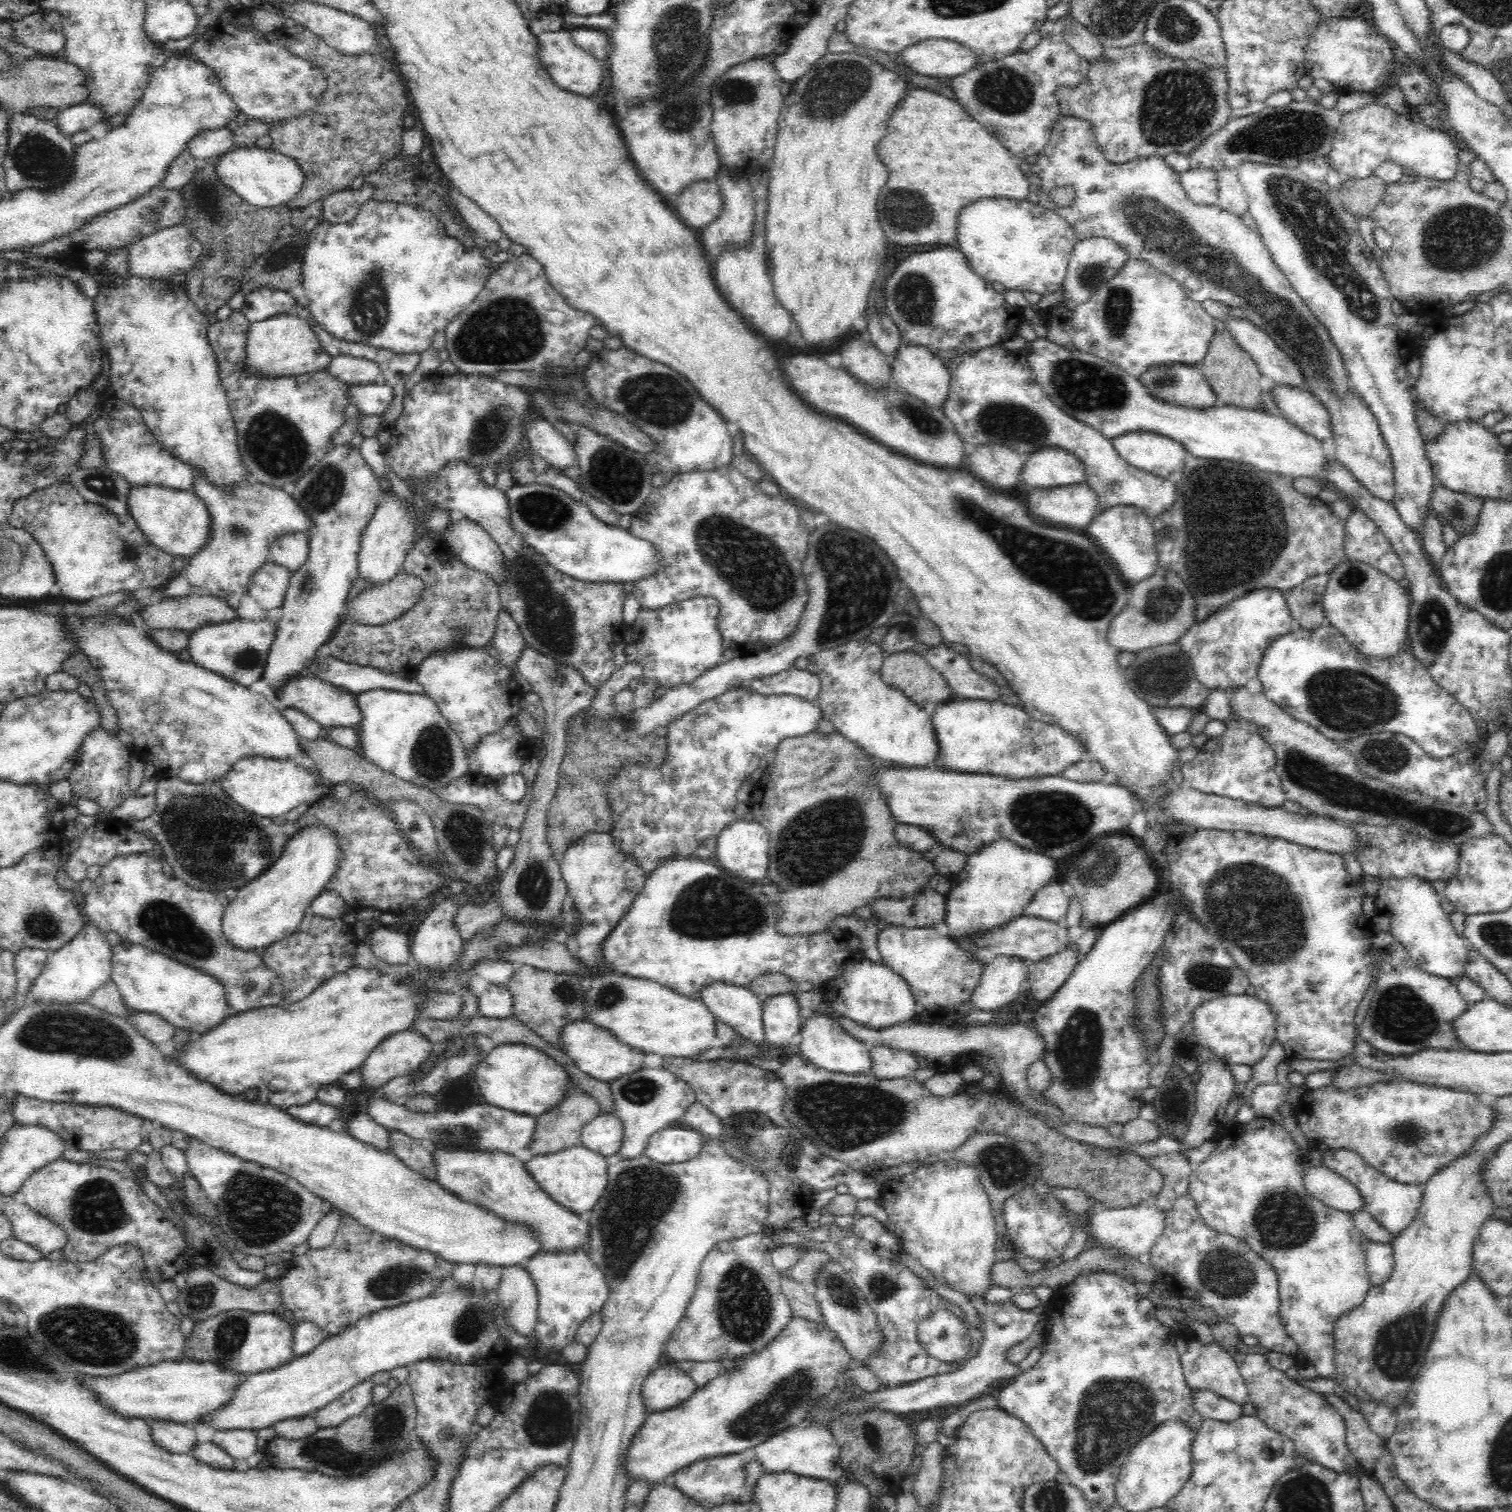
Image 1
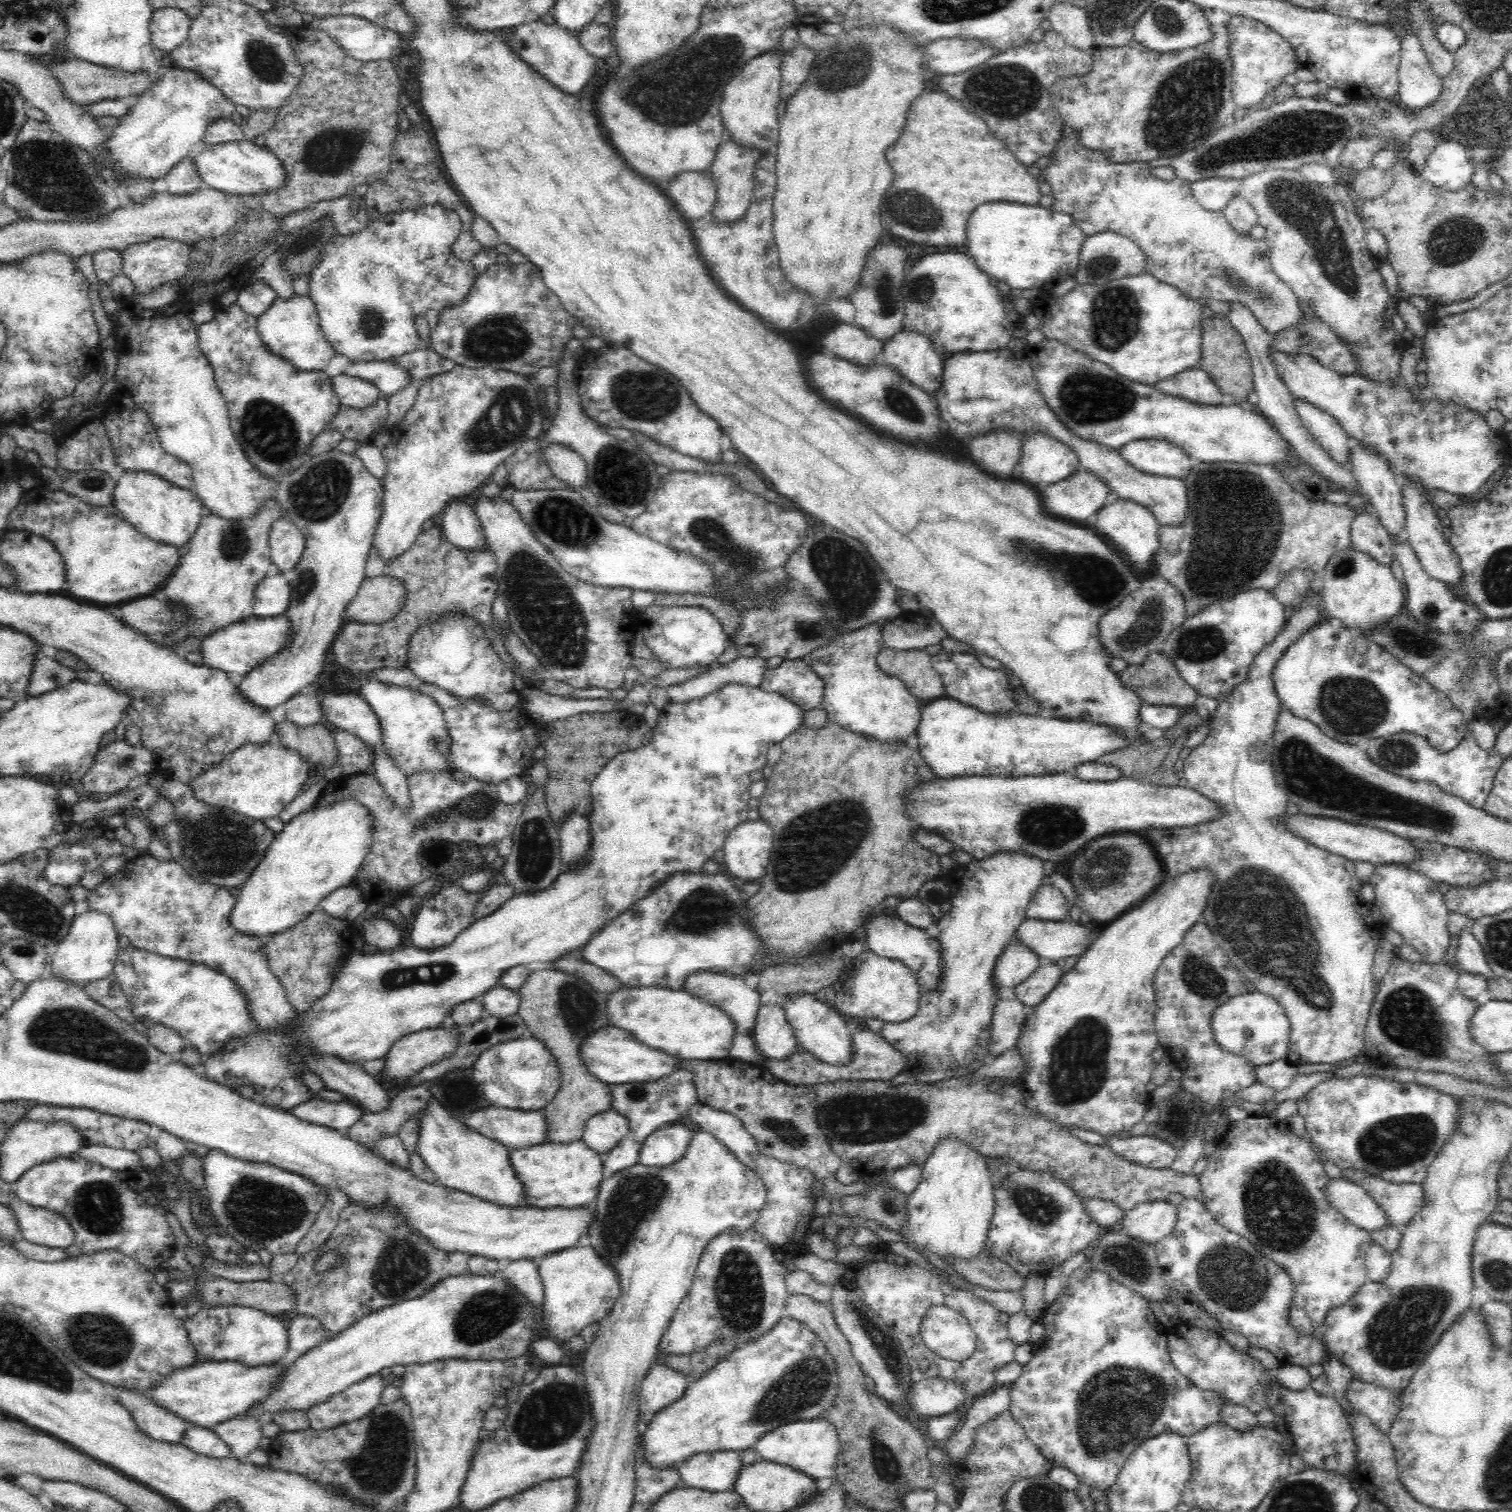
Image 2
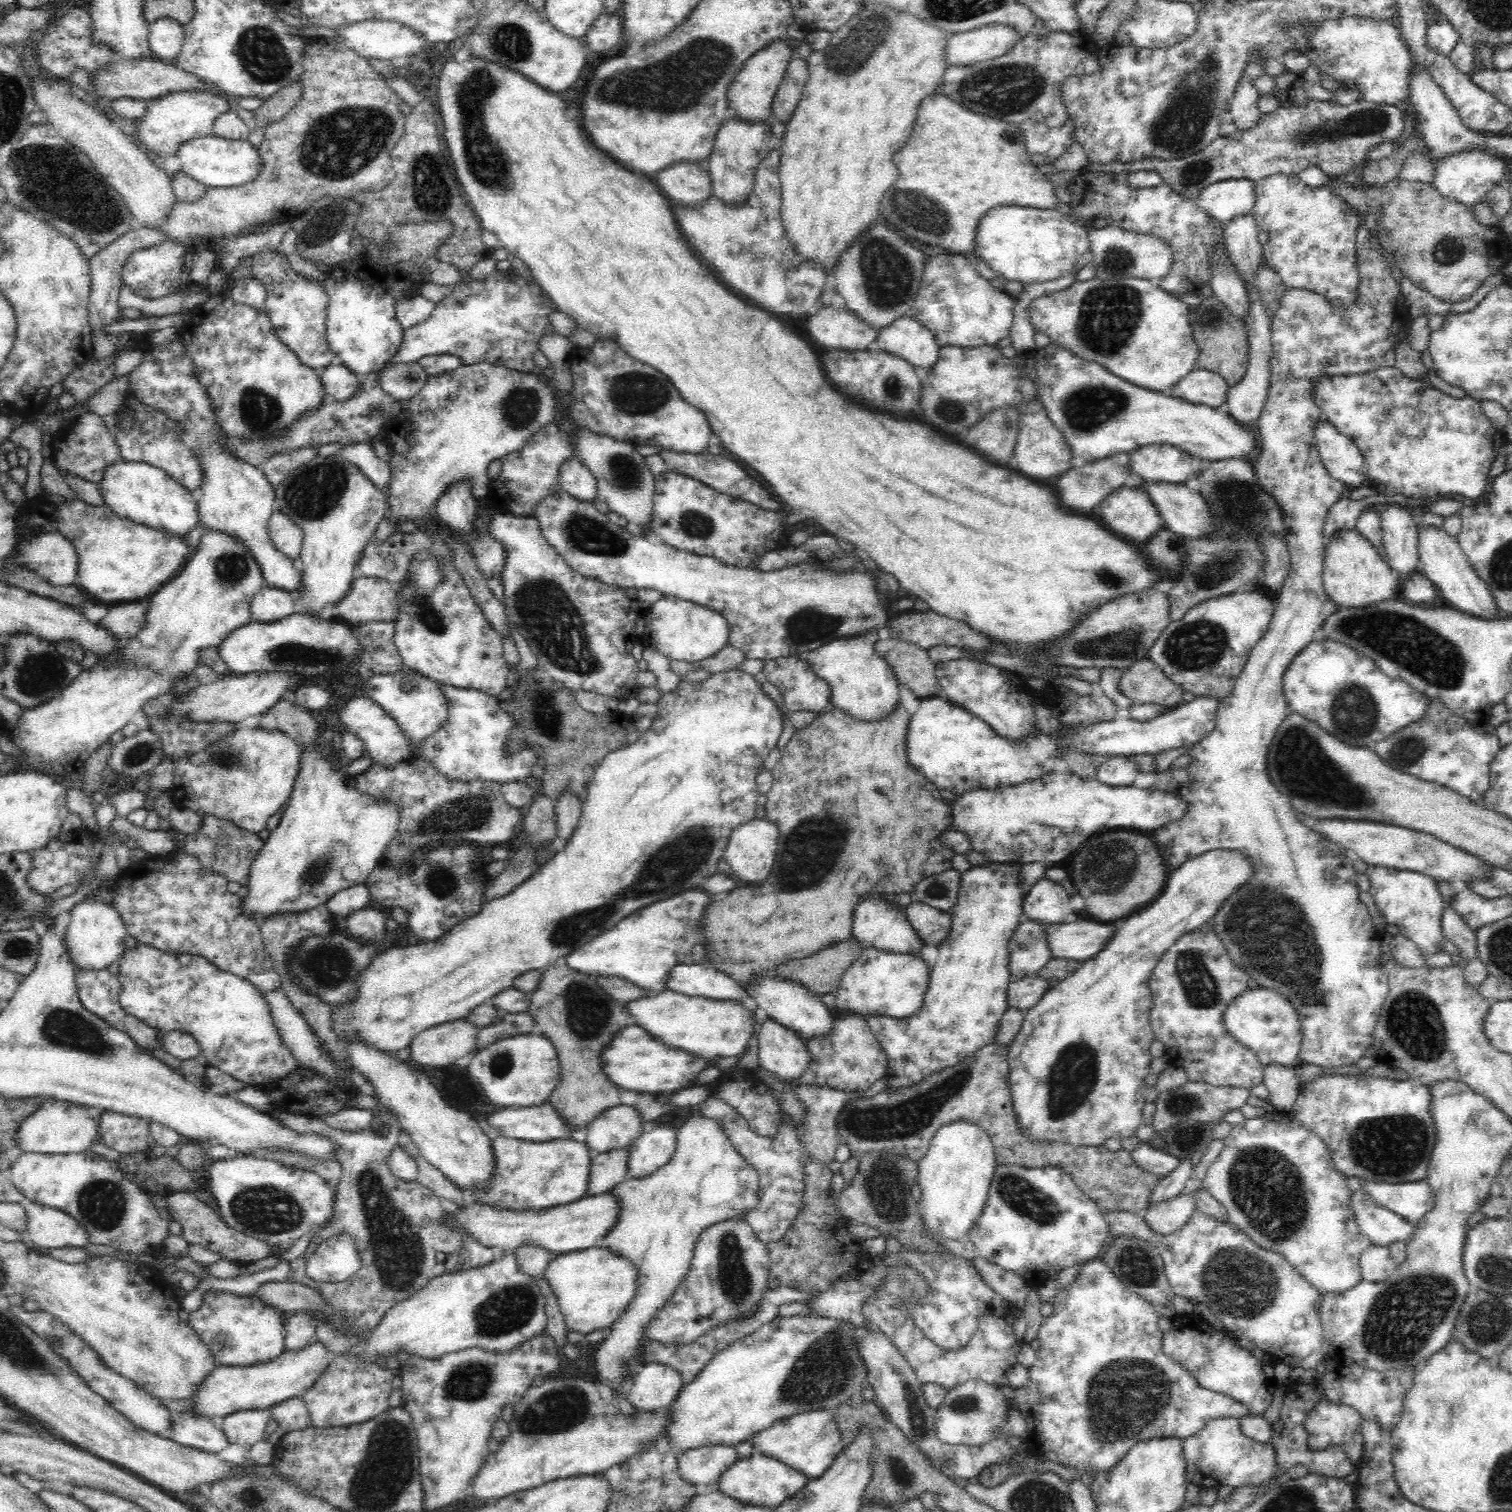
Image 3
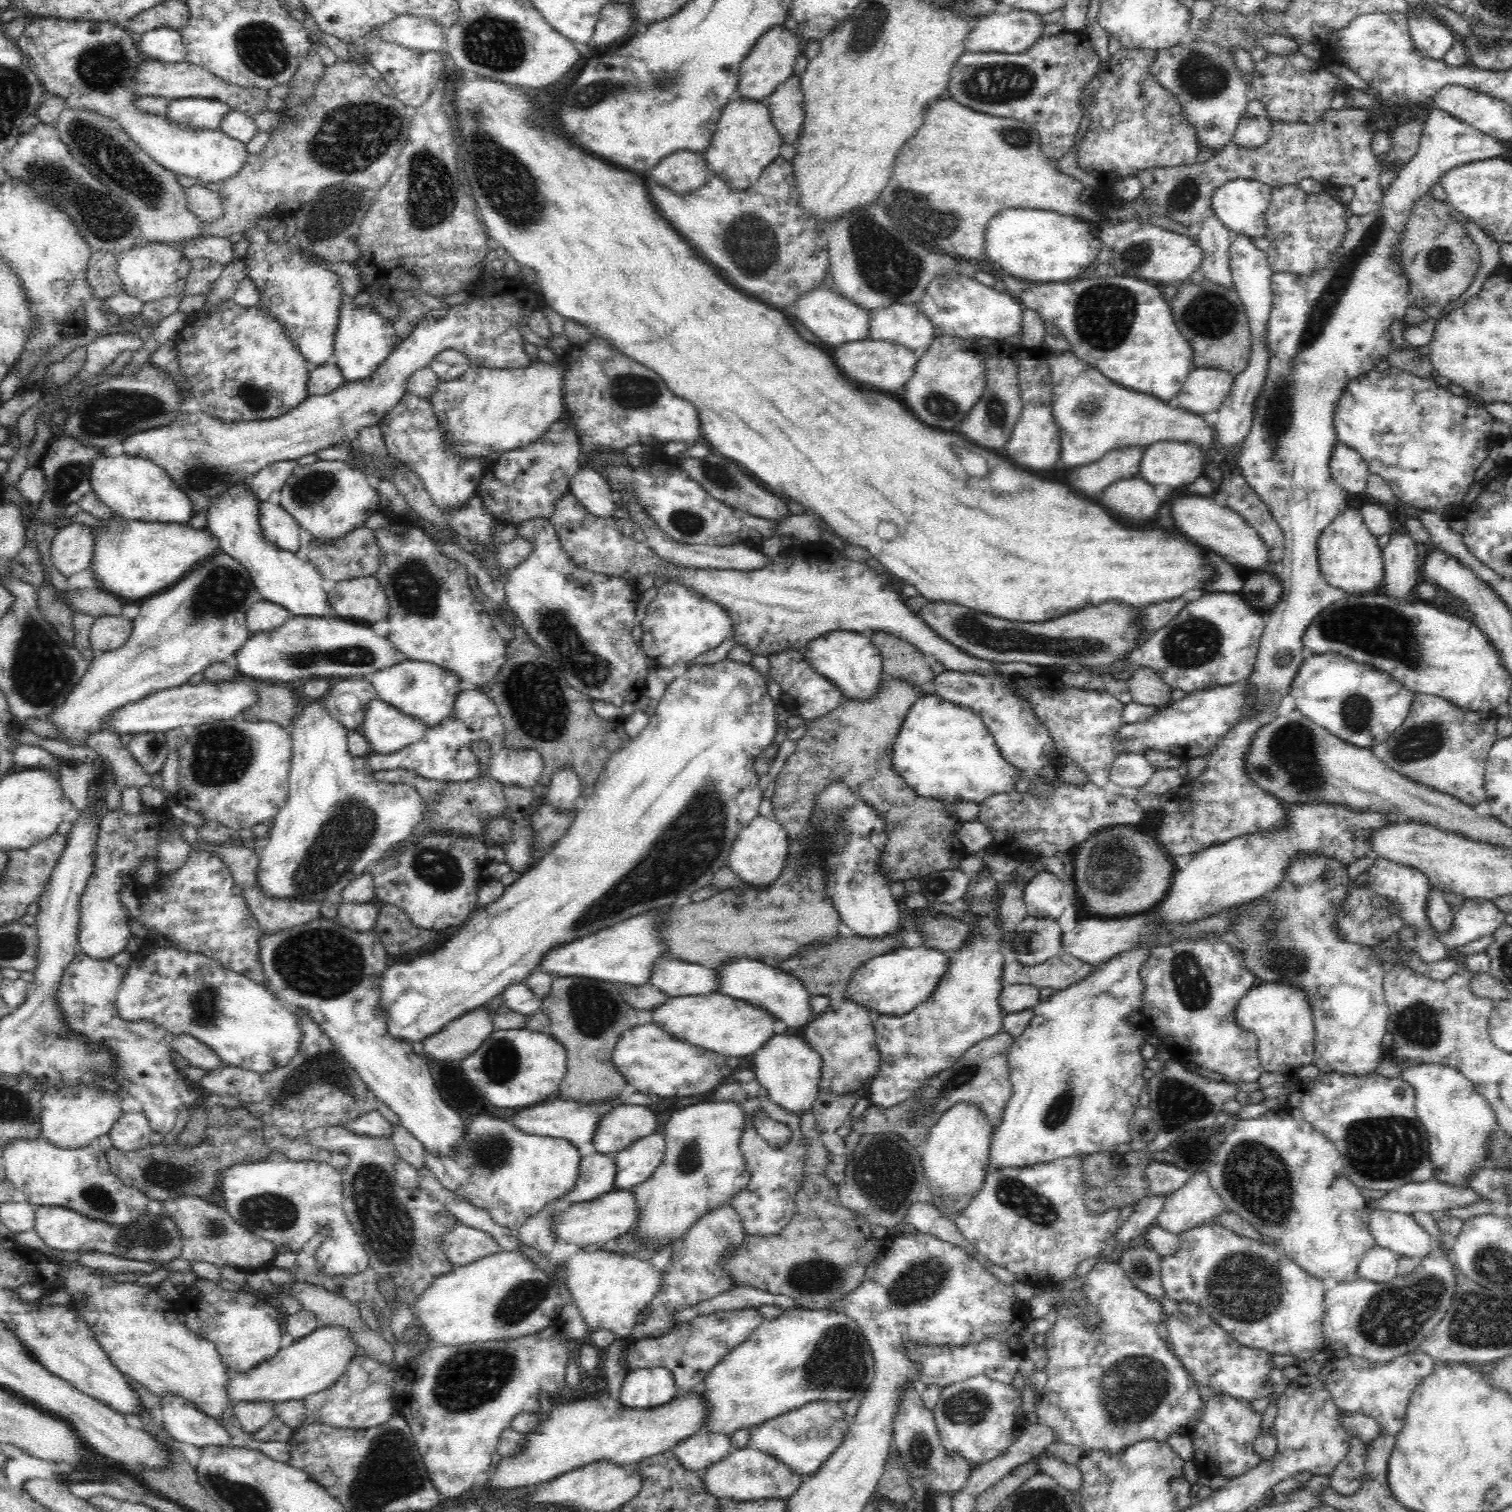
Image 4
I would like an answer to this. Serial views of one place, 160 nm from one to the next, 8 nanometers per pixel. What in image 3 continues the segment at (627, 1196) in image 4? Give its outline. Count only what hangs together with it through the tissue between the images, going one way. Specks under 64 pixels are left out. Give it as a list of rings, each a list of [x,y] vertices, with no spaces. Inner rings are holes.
[[[612,1193],[586,1196],[572,1204],[540,1210],[504,1210],[491,1204],[473,1202],[467,1206],[457,1206],[442,1214],[442,1227],[450,1231],[460,1231],[462,1236],[478,1241],[482,1247],[502,1248],[505,1254],[528,1245],[542,1247],[551,1259],[576,1250],[598,1246],[600,1238],[614,1226],[618,1218],[618,1201]]]

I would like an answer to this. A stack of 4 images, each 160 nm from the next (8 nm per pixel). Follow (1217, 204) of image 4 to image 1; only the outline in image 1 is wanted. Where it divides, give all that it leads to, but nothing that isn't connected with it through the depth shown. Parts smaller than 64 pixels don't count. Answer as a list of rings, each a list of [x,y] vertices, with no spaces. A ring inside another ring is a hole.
[[[1204,166],[1192,167],[1179,173],[1179,181],[1190,202],[1202,206],[1217,204],[1214,169]]]

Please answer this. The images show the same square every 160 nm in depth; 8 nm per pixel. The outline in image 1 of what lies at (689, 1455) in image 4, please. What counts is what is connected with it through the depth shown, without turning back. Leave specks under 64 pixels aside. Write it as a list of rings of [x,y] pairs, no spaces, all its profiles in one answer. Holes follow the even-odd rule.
[[[740,1453],[707,1458],[679,1470],[674,1474],[673,1484],[682,1494],[688,1495],[688,1498],[692,1498],[702,1507],[740,1502],[746,1478],[746,1465]]]

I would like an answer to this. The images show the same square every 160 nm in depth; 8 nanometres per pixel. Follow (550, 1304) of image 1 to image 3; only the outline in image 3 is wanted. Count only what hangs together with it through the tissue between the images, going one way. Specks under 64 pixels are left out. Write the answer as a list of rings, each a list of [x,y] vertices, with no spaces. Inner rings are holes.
[[[590,1247],[560,1254],[548,1263],[544,1277],[557,1299],[567,1331],[584,1336],[608,1329],[637,1292],[633,1264],[606,1248]]]

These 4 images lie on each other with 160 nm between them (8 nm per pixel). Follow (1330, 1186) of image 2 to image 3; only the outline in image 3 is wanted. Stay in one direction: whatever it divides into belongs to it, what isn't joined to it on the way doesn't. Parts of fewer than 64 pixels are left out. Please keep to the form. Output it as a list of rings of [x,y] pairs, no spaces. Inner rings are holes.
[[[1350,1190],[1350,1209],[1358,1230],[1374,1245],[1388,1246],[1396,1240],[1408,1240],[1413,1226],[1391,1210],[1376,1204],[1366,1190]]]

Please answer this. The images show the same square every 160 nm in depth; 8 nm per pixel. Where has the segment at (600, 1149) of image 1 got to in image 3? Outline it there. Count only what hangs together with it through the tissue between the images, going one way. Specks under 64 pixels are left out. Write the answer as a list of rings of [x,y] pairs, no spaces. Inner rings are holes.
[[[620,1105],[599,1114],[581,1136],[590,1150],[600,1155],[631,1146],[642,1134],[642,1121],[634,1107]]]

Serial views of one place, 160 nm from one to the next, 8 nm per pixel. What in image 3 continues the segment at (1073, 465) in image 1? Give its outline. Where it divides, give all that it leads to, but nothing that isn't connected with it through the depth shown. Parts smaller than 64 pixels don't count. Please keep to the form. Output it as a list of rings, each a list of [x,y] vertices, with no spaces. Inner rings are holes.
[[[1032,399],[1030,402],[1024,403],[1018,411],[1020,412],[1019,434],[1012,458],[1018,472],[1038,478],[1038,480],[1058,478],[1068,472],[1072,468],[1072,451],[1068,447],[1065,437],[1046,414],[1039,399]]]

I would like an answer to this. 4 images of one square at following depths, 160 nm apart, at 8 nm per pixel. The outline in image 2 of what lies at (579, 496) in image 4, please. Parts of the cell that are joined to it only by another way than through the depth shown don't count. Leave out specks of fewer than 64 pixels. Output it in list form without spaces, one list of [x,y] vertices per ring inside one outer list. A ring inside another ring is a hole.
[[[553,443],[543,450],[544,461],[552,474],[568,484],[568,488],[582,488],[586,482],[586,463],[569,446]]]

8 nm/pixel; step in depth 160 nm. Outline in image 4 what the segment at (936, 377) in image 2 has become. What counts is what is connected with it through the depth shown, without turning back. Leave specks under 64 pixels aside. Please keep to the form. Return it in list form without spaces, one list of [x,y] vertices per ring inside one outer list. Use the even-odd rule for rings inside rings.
[[[892,304],[884,310],[874,310],[870,313],[870,336],[869,339],[876,342],[892,342],[893,344],[908,347],[914,353],[916,360],[924,356],[936,338],[936,329],[924,314],[921,314],[916,305],[904,306]]]

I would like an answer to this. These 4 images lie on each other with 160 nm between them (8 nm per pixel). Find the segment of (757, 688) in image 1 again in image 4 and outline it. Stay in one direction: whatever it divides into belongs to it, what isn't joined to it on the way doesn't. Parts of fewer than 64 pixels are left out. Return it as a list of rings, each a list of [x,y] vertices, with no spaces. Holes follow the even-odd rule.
[[[789,650],[771,654],[769,658],[771,677],[781,687],[781,702],[806,721],[811,721],[828,714],[843,701],[839,688],[818,674],[802,655],[803,652]]]

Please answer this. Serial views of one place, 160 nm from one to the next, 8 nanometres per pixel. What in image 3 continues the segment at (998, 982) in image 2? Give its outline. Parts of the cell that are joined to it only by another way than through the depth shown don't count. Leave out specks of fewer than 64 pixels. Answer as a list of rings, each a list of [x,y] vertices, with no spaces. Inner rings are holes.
[[[1024,922],[1018,926],[1008,945],[1008,974],[1012,980],[1032,977],[1052,960],[1044,926]]]

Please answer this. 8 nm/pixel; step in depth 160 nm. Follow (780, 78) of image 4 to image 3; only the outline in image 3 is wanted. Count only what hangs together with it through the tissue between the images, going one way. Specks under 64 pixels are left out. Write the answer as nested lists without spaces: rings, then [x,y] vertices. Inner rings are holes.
[[[786,38],[776,39],[762,50],[753,54],[733,78],[727,94],[728,105],[734,117],[748,123],[764,123],[768,126],[776,121],[772,114],[772,103],[776,97],[781,80],[784,78],[788,62],[794,54],[795,45]]]

